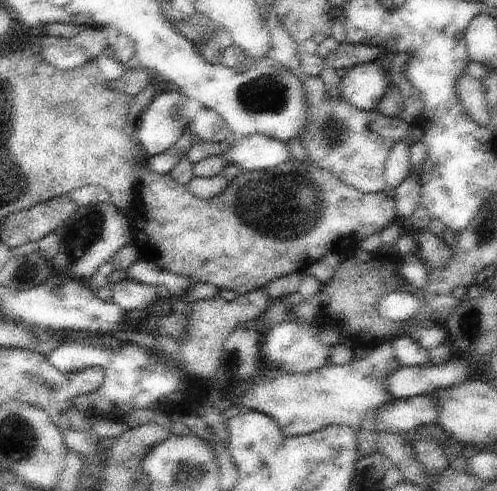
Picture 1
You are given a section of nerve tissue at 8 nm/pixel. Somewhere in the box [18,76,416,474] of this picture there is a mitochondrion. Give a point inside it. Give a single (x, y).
(87, 225)

